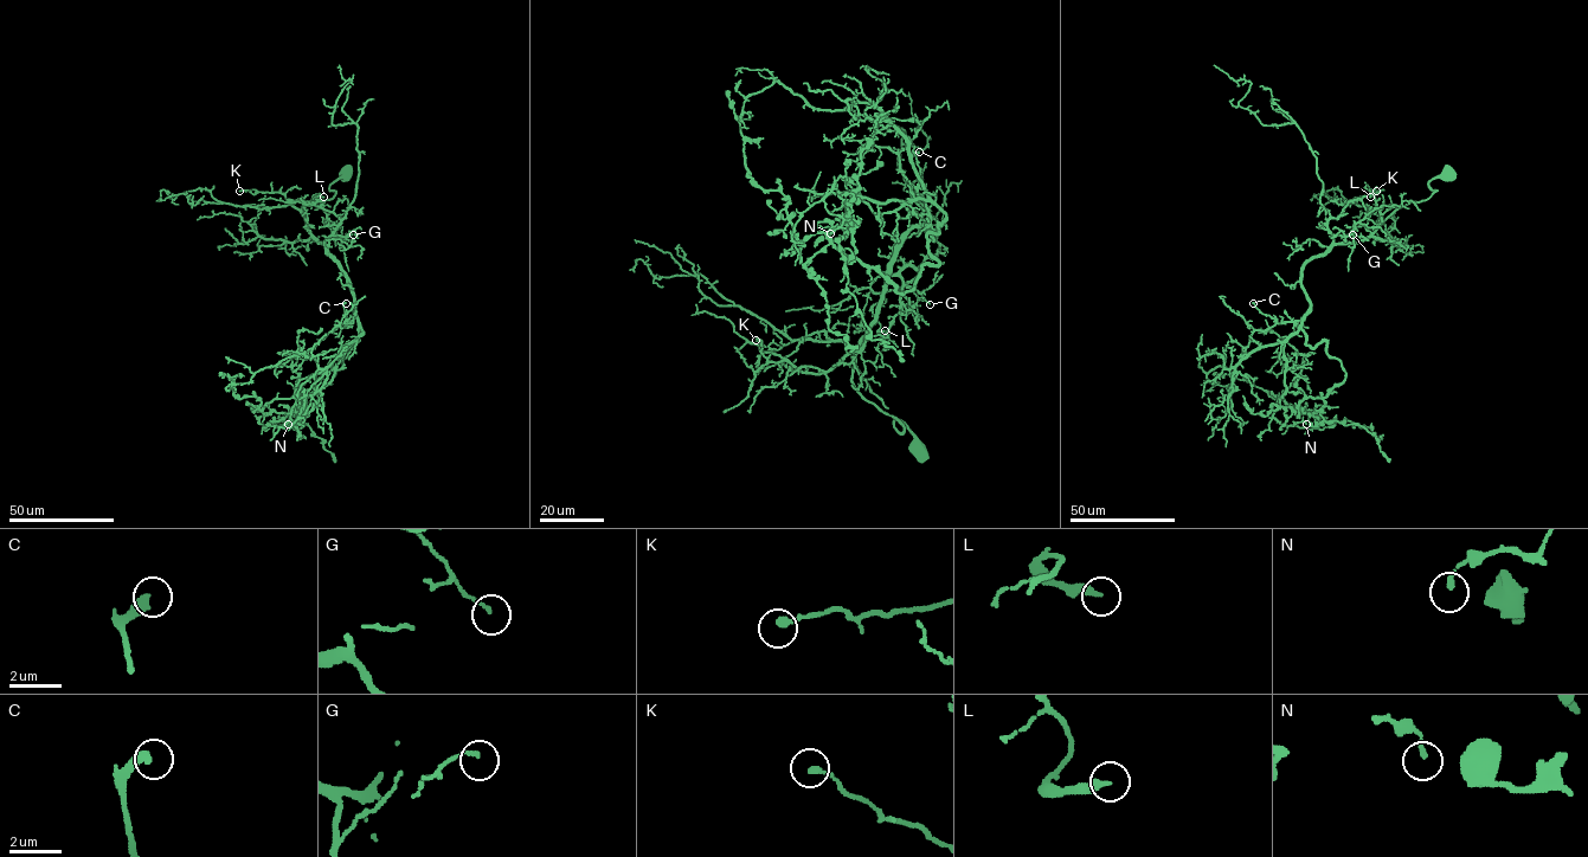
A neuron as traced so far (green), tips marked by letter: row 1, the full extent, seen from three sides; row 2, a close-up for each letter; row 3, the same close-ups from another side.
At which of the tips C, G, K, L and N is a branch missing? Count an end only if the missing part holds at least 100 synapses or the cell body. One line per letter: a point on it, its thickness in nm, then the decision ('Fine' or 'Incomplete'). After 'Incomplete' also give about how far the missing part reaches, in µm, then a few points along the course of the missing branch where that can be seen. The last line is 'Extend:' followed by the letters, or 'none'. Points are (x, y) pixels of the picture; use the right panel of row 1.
C: Place: (1253, 303). Thickness 320 nm. Fine
G: Place: (1352, 234). Thickness 130 nm. Fine
K: Place: (1376, 191). Thickness 240 nm. Fine
L: Place: (1370, 197). Thickness 300 nm. Fine
N: Place: (1306, 424). Thickness 160 nm. Fine
Extend: none

